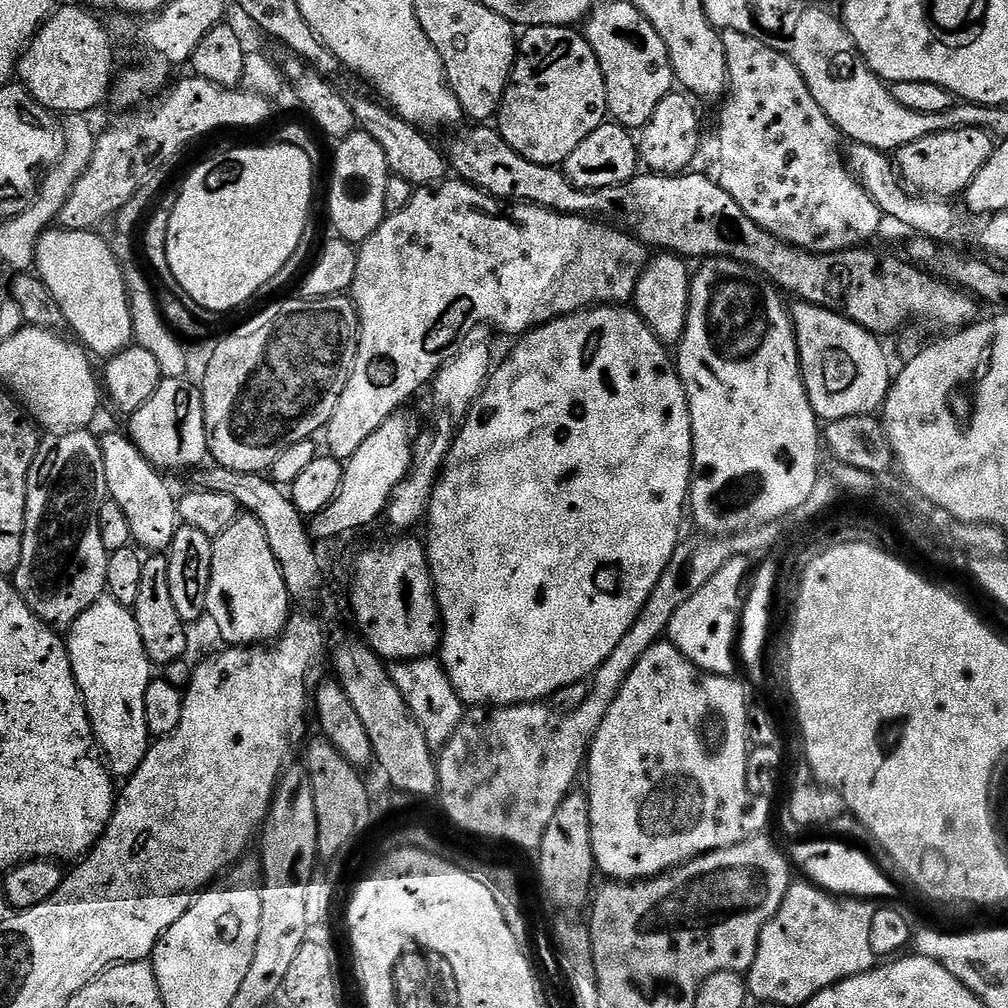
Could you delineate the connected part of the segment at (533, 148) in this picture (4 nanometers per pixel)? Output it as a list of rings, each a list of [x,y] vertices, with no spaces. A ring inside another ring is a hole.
[[[562,26],[524,28],[498,113],[498,131],[506,146],[535,164],[560,166],[566,158],[570,158],[582,138],[594,134],[598,126],[606,123],[607,116],[606,82],[602,78],[602,66],[598,66],[598,58],[583,31]]]

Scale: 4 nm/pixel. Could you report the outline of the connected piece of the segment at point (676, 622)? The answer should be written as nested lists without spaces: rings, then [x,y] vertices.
[[[748,556],[730,558],[726,566],[722,566],[722,570],[718,570],[718,574],[714,574],[714,578],[710,578],[710,582],[706,582],[706,586],[698,590],[698,594],[693,594],[674,613],[674,618],[670,618],[670,626],[666,633],[667,643],[673,644],[691,664],[698,666],[703,672],[713,672],[715,676],[732,676],[735,673],[736,660],[738,664],[738,629],[742,619],[742,593],[750,576],[748,562],[750,562]]]

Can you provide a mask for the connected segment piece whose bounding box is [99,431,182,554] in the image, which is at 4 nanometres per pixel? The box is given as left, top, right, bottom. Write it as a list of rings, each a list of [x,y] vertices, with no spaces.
[[[108,432],[99,437],[109,497],[122,506],[122,514],[126,514],[126,519],[130,521],[132,539],[141,549],[149,548],[147,551],[152,554],[167,553],[182,523],[177,493],[168,489],[167,482],[160,477],[163,475],[138,451],[131,439],[120,432]]]

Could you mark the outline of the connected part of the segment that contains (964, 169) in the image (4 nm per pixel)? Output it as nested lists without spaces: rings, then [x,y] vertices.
[[[959,128],[930,134],[897,148],[894,163],[907,187],[933,198],[956,198],[968,189],[974,174],[992,157],[994,137],[981,128]]]

